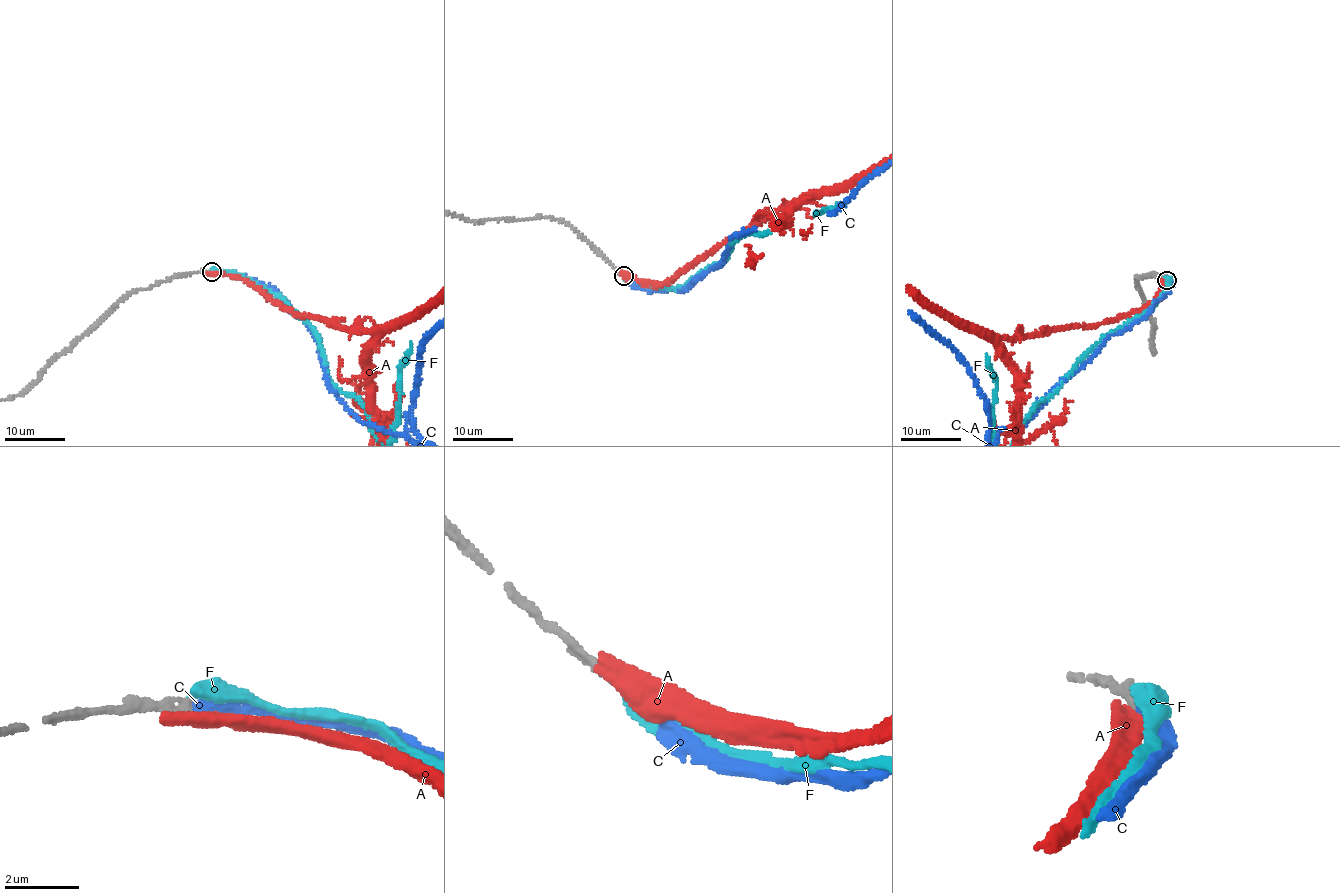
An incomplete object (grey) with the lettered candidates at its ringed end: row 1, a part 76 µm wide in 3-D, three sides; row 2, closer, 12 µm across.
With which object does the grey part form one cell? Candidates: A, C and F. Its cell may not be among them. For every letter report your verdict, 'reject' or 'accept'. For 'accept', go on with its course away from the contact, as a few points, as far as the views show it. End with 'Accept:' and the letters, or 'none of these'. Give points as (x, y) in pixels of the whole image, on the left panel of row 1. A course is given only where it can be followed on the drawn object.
A: reject
C: accept
F: reject
Accept: C

